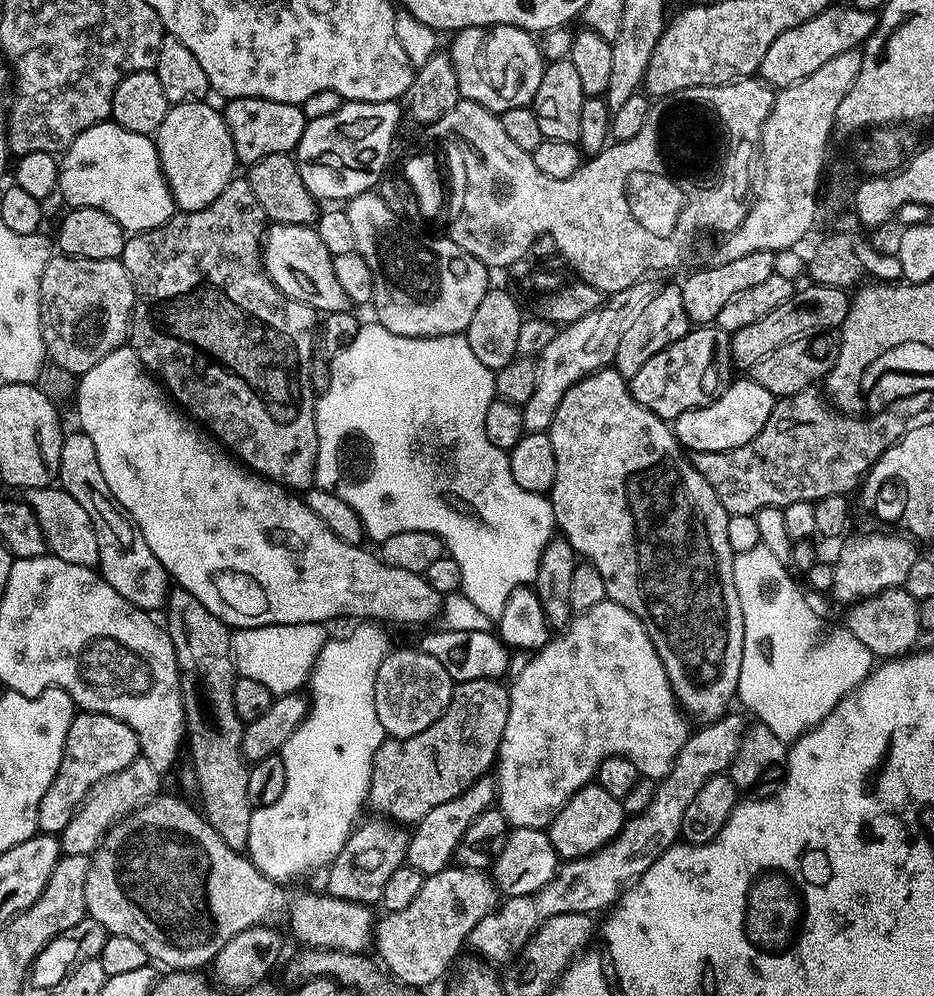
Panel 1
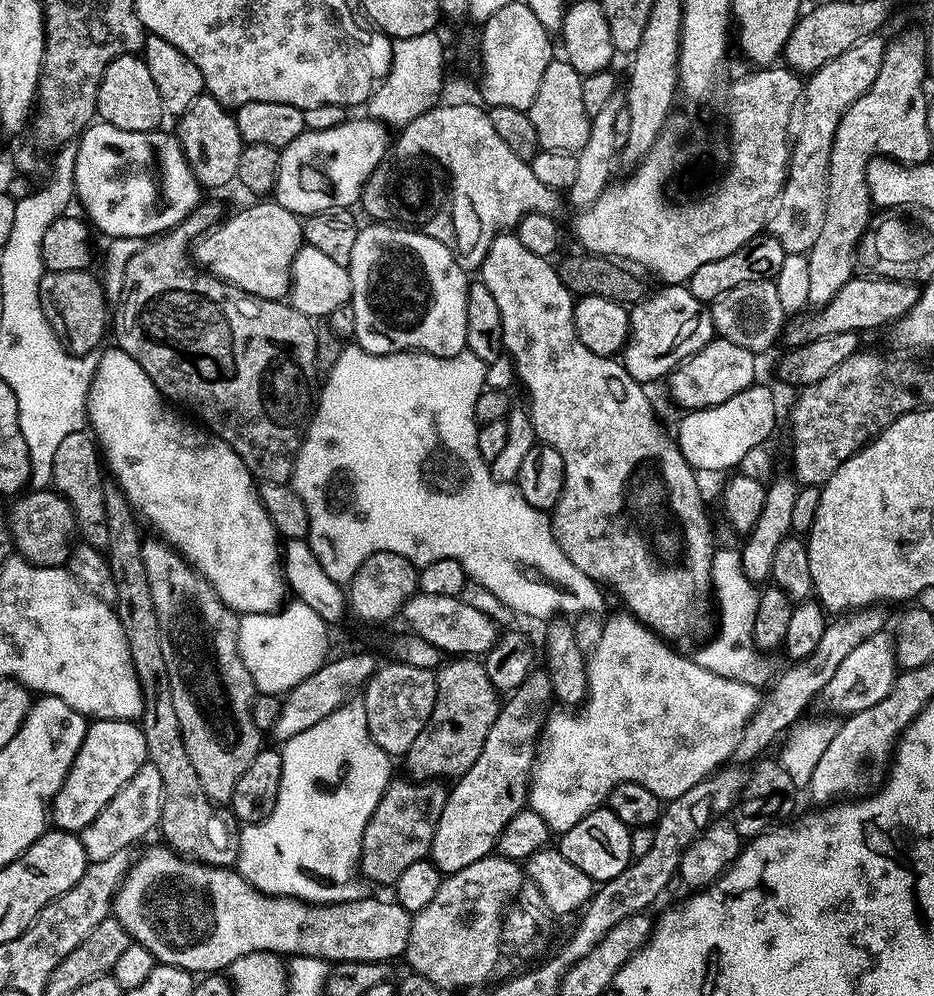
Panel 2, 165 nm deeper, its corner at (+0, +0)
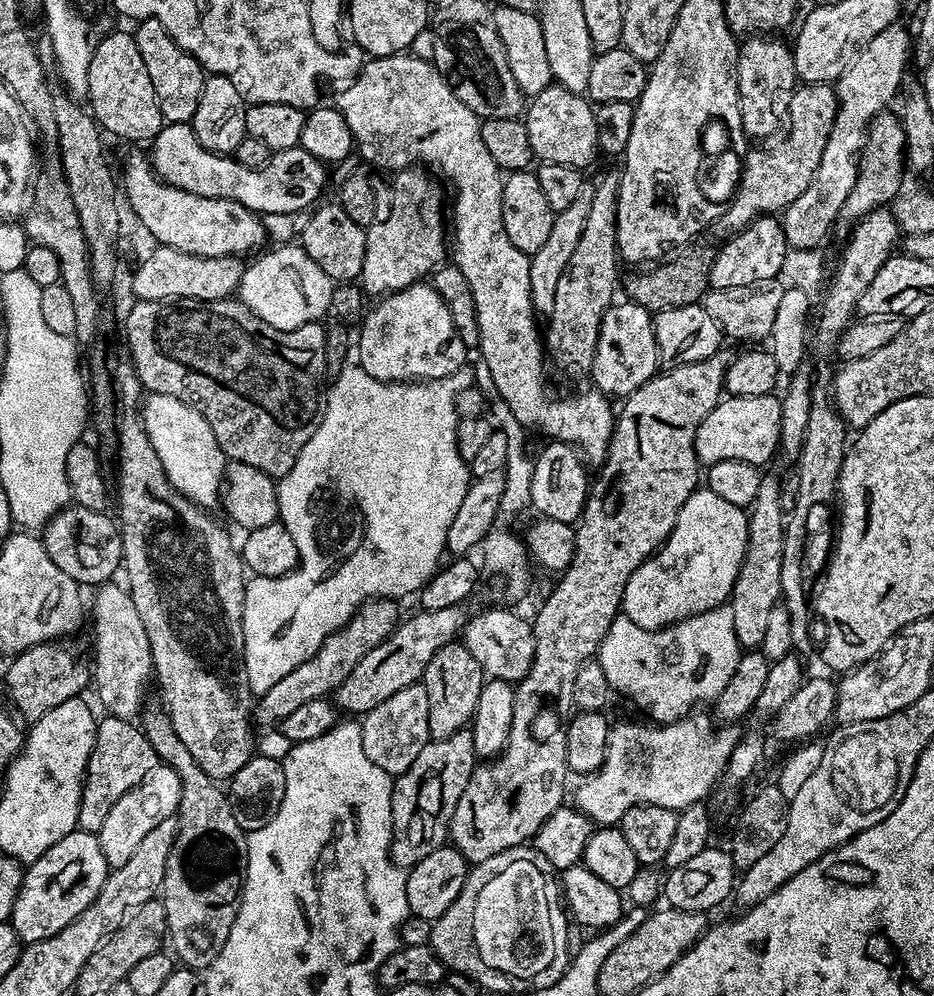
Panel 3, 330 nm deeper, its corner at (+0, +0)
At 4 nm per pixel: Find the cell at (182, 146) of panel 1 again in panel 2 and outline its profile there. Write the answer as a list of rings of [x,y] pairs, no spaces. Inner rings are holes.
[[[205,94],[199,96],[190,106],[190,110],[179,117],[178,124],[178,139],[184,157],[201,189],[224,188],[228,183],[233,183],[236,180],[238,158],[242,158],[245,146],[243,138],[238,134],[235,115],[222,107],[213,96]]]

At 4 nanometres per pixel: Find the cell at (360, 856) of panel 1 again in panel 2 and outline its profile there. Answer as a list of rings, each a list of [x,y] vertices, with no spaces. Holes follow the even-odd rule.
[[[396,778],[389,783],[388,788],[382,794],[382,798],[374,810],[374,814],[370,818],[370,822],[366,822],[366,830],[362,834],[358,867],[360,875],[373,885],[395,885],[398,874],[402,874],[402,870],[406,870],[406,866],[410,866],[410,862],[425,859],[431,853],[432,839],[436,829],[434,817],[442,814],[442,806],[448,797],[448,788],[440,780],[403,779],[399,780],[399,778]]]

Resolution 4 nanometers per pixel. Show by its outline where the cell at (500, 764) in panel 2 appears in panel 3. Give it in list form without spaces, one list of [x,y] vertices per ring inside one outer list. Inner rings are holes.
[[[724,350],[715,352],[710,358],[702,358],[702,362],[683,364],[677,368],[657,371],[655,376],[651,376],[642,386],[638,386],[638,390],[634,390],[629,396],[623,397],[621,404],[624,405],[621,408],[619,405],[616,425],[612,428],[608,453],[603,464],[599,465],[597,472],[600,473],[597,476],[595,473],[594,479],[591,481],[588,501],[584,503],[584,513],[580,515],[579,521],[575,525],[576,541],[574,542],[573,560],[567,569],[559,573],[557,580],[560,581],[557,582],[556,589],[545,598],[544,605],[537,610],[536,620],[531,621],[532,633],[534,634],[534,658],[530,662],[528,673],[515,685],[514,722],[510,722],[510,738],[499,756],[491,762],[477,763],[476,769],[470,774],[470,782],[466,782],[466,790],[462,790],[462,798],[458,798],[458,806],[454,806],[454,818],[448,827],[450,844],[451,847],[458,849],[468,859],[469,865],[473,866],[483,862],[486,858],[491,858],[494,854],[499,854],[502,850],[507,850],[510,847],[527,845],[538,834],[542,822],[546,822],[546,818],[550,818],[550,814],[554,814],[554,810],[558,810],[565,803],[564,787],[567,786],[568,779],[570,779],[568,763],[566,762],[566,730],[568,729],[570,713],[574,708],[572,702],[574,698],[574,677],[578,675],[578,670],[585,662],[593,659],[599,653],[600,643],[602,638],[606,636],[606,630],[610,628],[610,622],[614,622],[614,618],[621,615],[624,591],[626,590],[626,582],[630,582],[630,574],[634,574],[634,570],[638,570],[638,566],[642,566],[644,561],[667,540],[668,535],[674,530],[680,508],[692,497],[692,493],[697,491],[699,484],[696,483],[699,480],[701,483],[702,465],[696,458],[694,438],[698,434],[698,426],[702,426],[702,418],[706,418],[706,414],[710,414],[710,410],[714,410],[714,406],[720,403],[722,393],[725,391],[724,379],[730,363],[729,353],[726,354],[726,352]]]

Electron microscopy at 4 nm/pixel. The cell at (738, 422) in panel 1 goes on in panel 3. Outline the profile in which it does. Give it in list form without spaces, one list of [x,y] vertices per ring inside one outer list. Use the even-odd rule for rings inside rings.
[[[775,395],[754,398],[728,396],[721,399],[706,418],[702,418],[702,426],[698,426],[698,434],[694,438],[696,458],[704,466],[727,460],[764,466],[780,448],[781,426],[782,410]]]

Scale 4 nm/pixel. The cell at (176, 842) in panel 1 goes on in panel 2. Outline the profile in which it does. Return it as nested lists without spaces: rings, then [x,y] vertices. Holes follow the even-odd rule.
[[[167,846],[159,847],[148,848],[133,859],[132,867],[116,891],[112,911],[114,919],[122,922],[129,937],[146,946],[161,964],[173,964],[193,974],[216,974],[228,970],[236,959],[252,951],[273,952],[288,958],[313,956],[318,962],[342,963],[395,962],[408,951],[413,913],[407,912],[395,899],[365,898],[341,904],[309,904],[307,900],[295,900],[293,896],[268,896],[253,888],[235,867],[201,864]]]

